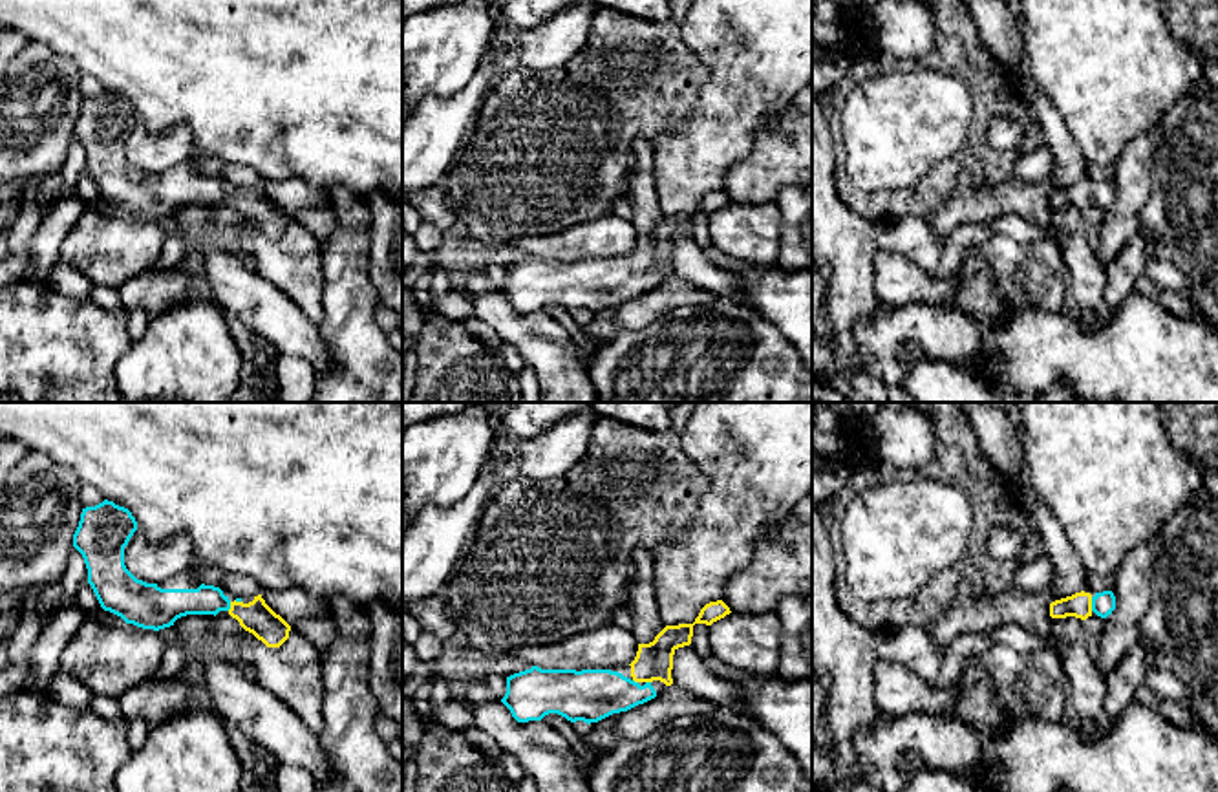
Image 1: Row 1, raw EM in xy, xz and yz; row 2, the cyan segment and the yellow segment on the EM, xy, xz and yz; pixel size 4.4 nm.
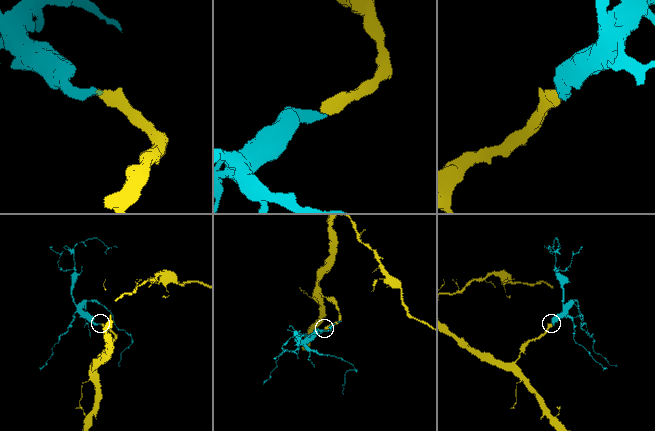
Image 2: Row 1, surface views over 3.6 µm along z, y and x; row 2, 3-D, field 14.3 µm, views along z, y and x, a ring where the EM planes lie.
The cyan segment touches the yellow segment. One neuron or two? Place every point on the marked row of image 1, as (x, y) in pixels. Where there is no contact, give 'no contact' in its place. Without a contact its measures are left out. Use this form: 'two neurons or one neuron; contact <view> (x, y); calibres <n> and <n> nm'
one neuron; contact yz (1092, 604); calibres 100 and 110 nm

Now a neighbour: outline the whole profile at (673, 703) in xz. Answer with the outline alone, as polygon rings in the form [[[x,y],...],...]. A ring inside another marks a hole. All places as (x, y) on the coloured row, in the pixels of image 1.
[[[671,684],[644,704],[591,722],[583,743],[602,755],[625,741],[640,741],[666,722],[686,715],[700,715],[711,708],[711,702]]]

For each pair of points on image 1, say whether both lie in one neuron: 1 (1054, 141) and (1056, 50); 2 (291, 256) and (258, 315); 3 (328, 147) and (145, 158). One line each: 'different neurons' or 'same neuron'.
1: different neurons
2: different neurons
3: different neurons

